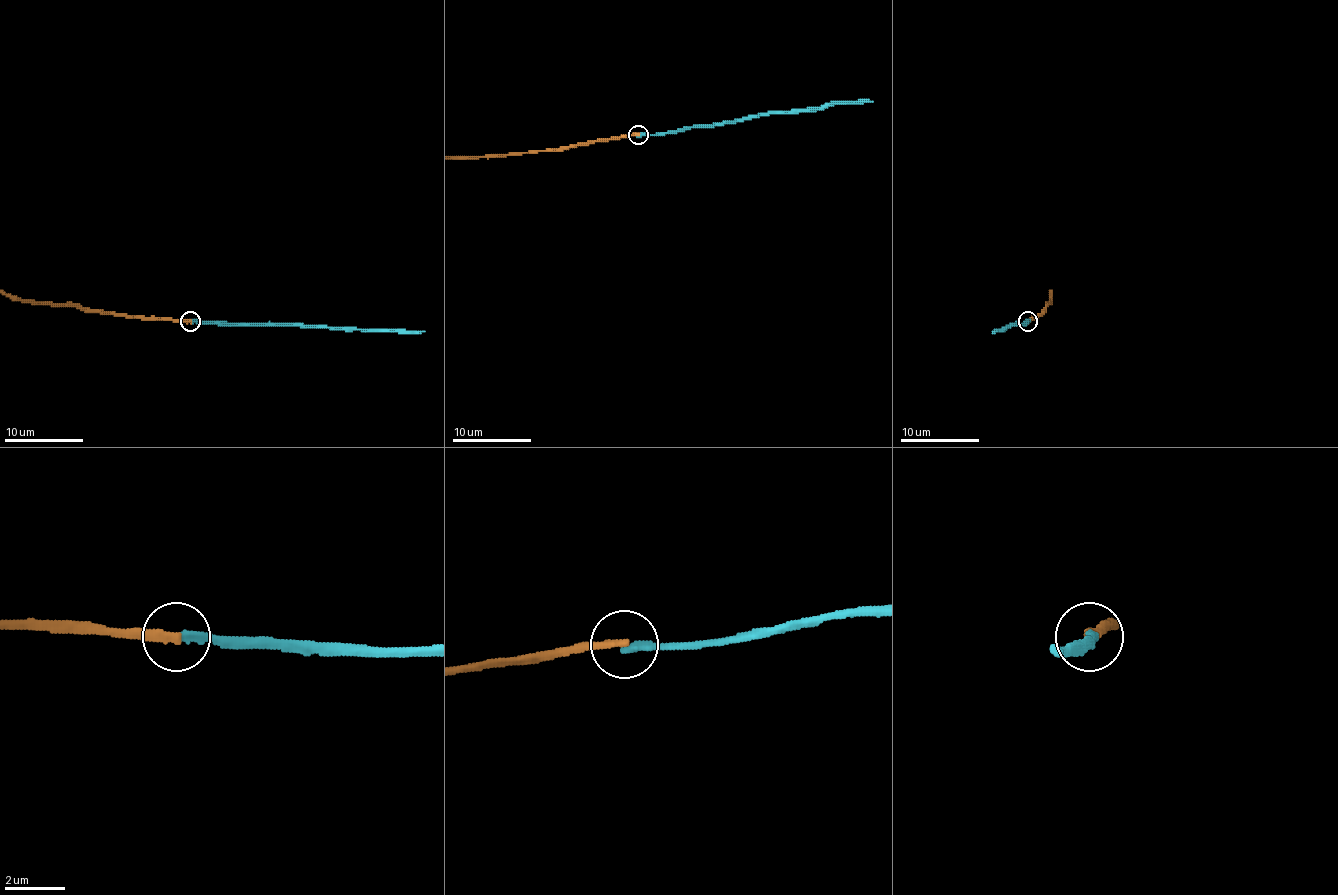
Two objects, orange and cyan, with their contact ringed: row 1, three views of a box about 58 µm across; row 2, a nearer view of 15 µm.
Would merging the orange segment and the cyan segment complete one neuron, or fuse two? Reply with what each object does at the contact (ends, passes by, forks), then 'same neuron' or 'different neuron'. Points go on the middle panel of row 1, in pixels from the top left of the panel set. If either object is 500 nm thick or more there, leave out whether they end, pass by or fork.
orange ends; cyan ends; different neuron

